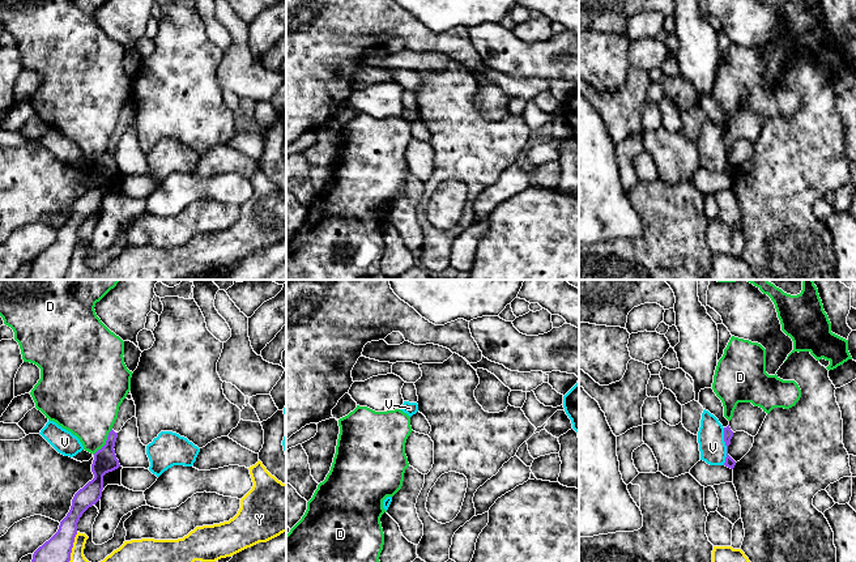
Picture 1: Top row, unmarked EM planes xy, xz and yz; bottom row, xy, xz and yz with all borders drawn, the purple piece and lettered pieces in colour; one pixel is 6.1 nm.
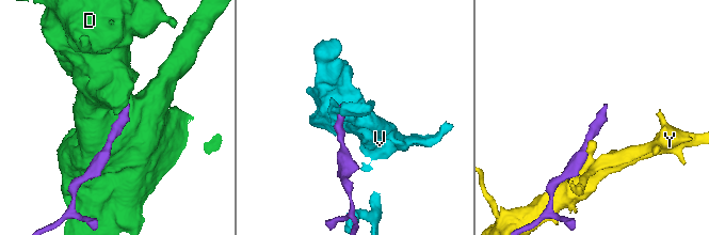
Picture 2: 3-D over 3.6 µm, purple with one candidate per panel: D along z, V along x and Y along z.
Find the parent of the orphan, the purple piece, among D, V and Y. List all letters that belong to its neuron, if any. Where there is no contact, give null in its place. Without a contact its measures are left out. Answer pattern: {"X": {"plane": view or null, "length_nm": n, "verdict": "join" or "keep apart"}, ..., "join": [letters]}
{"D": {"plane": "xy", "length_nm": 200, "verdict": "keep apart"}, "V": {"plane": "yz", "length_nm": 240, "verdict": "keep apart"}, "Y": {"plane": "xy", "length_nm": 260, "verdict": "keep apart"}, "join": []}

